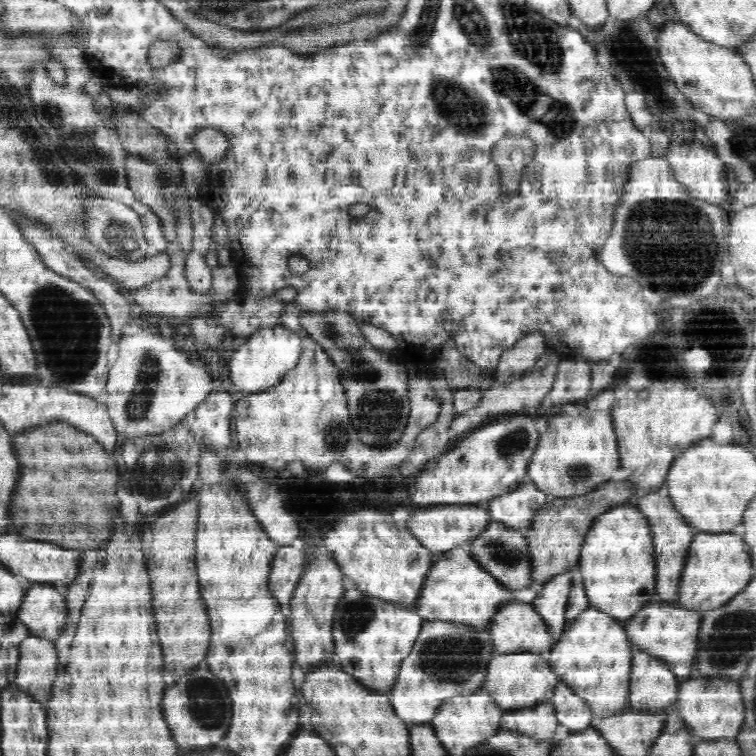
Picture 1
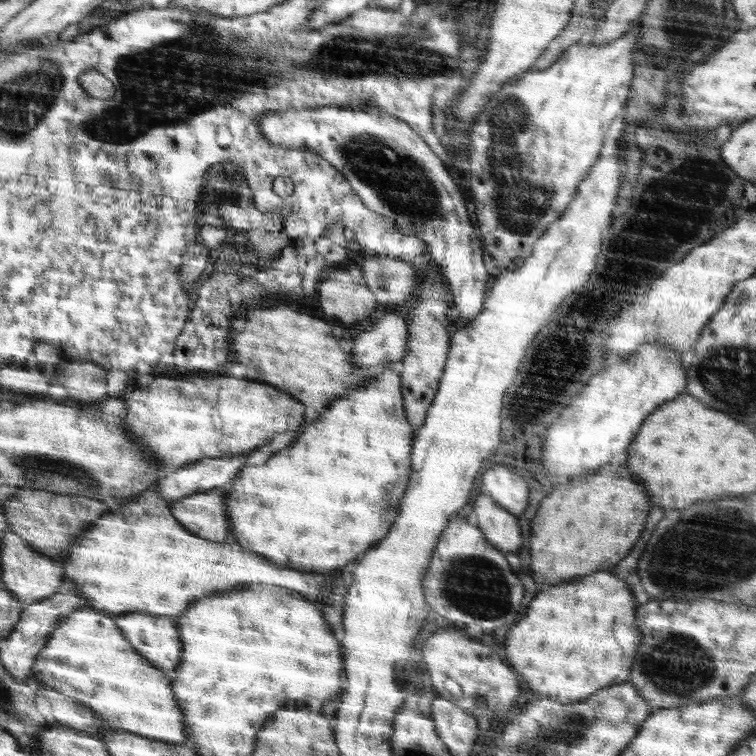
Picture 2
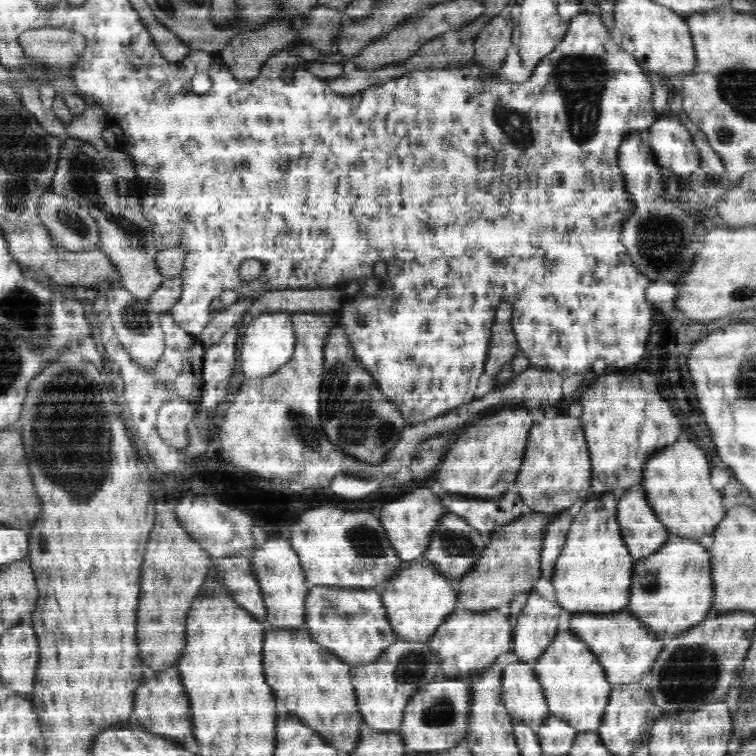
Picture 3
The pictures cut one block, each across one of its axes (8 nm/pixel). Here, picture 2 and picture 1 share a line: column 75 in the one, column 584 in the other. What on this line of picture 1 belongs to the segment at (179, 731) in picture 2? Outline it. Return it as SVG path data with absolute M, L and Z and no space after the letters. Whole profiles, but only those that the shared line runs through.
M590 606L565 628L546 660L559 679L591 706L593 715L607 717L630 705L633 653L626 622Z

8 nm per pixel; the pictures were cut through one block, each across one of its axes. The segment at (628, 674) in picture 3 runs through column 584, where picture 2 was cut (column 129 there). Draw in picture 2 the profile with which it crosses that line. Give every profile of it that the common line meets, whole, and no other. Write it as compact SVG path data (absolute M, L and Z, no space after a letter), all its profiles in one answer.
M127 613L116 617L117 626L140 655L152 662L158 670L173 673L181 661L182 641L177 629L177 617L148 613Z

